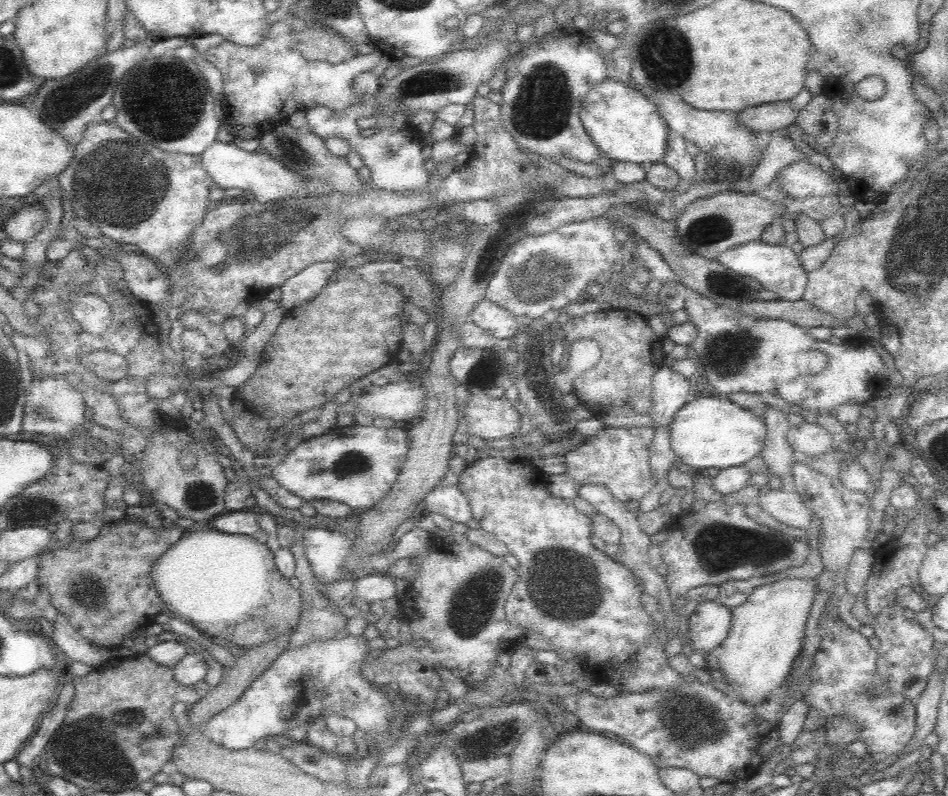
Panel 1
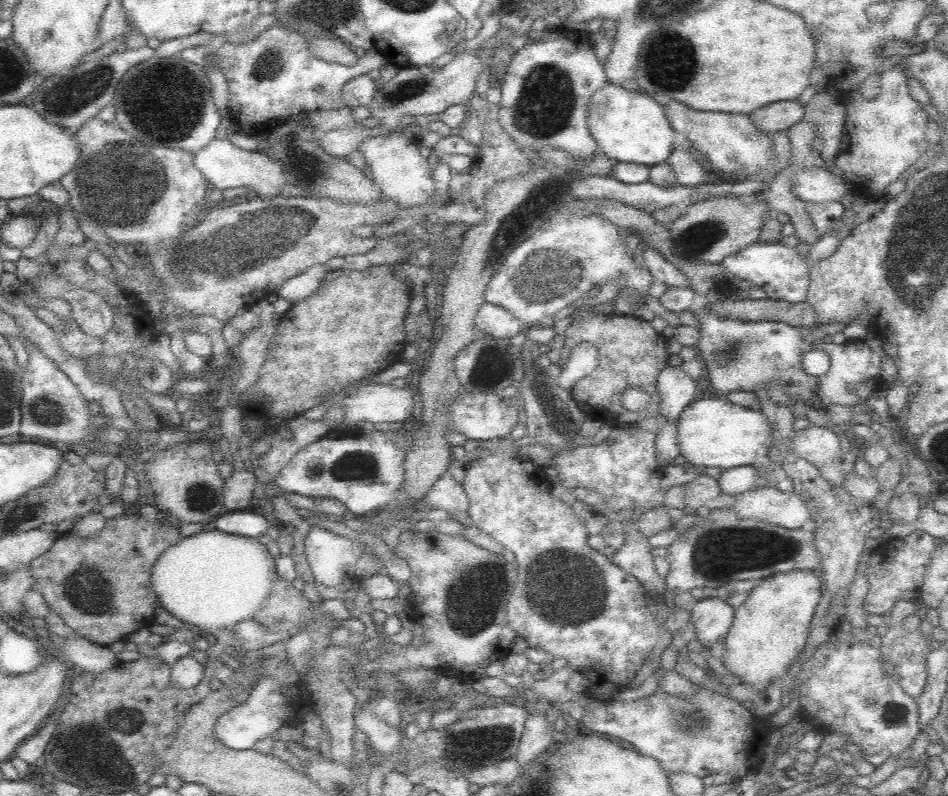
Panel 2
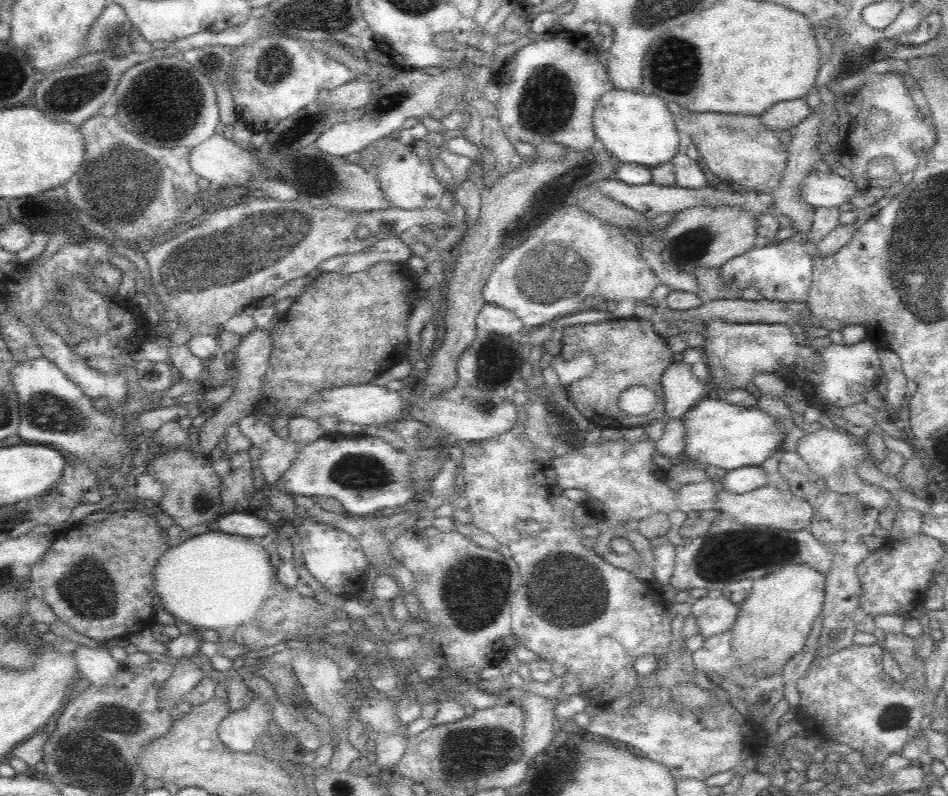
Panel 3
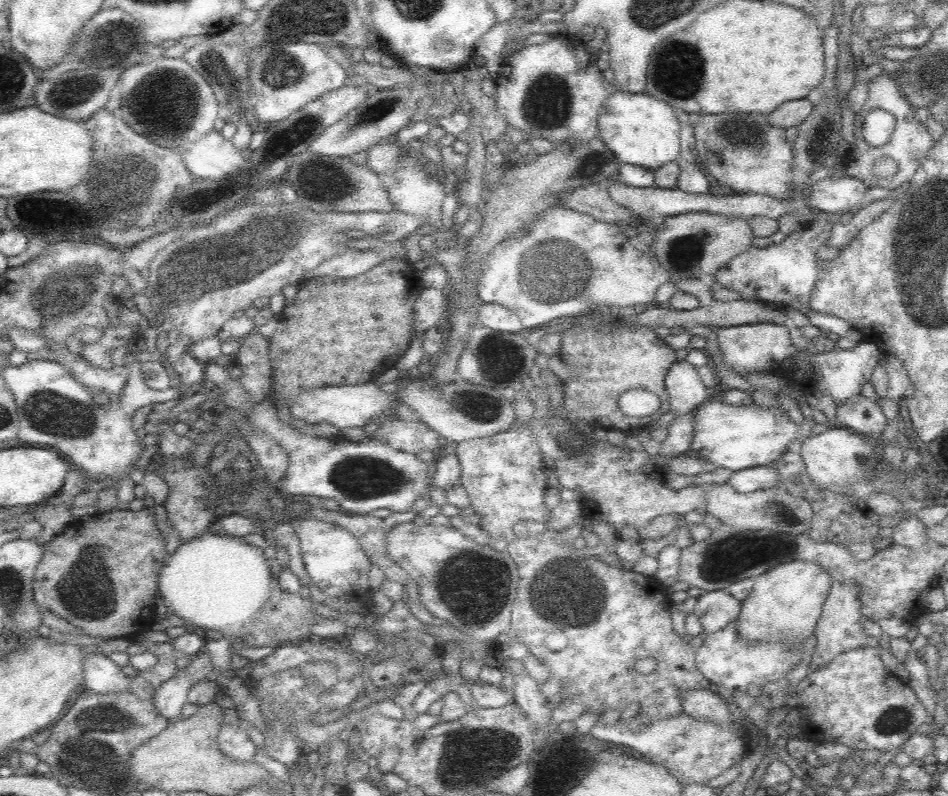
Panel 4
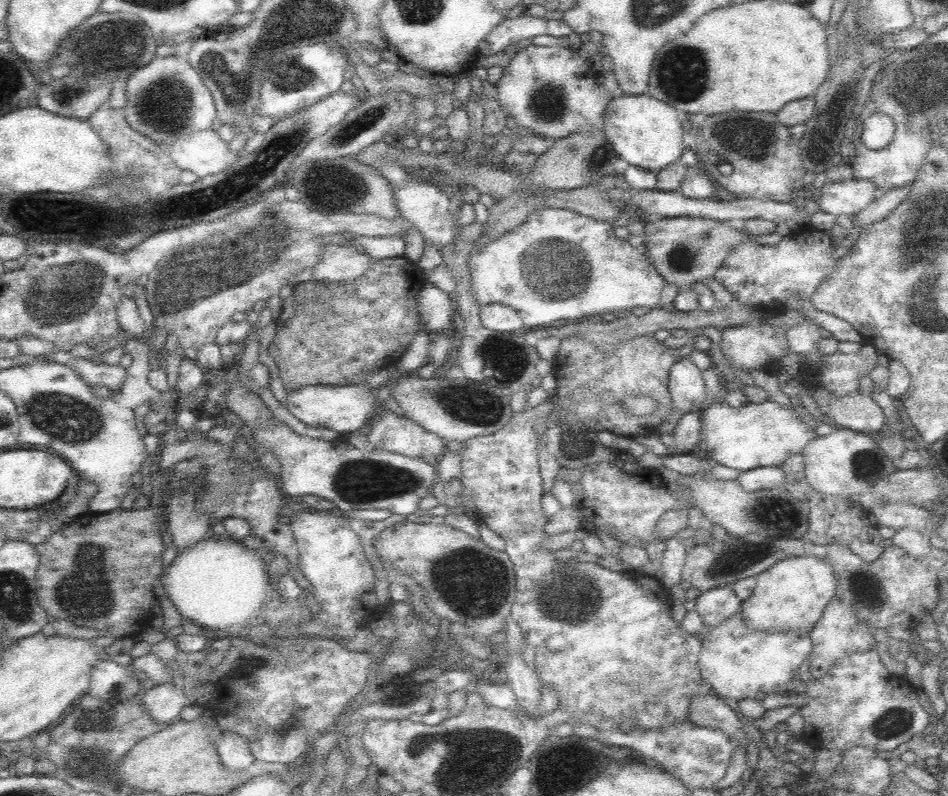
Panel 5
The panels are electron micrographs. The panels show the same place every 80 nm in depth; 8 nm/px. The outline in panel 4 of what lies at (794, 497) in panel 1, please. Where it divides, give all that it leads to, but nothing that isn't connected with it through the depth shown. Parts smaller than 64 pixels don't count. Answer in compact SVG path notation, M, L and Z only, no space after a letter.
M712 483L706 501L705 511L722 521L723 524L738 530L776 530L786 534L804 534L809 530L813 510L804 498L794 498L782 488L764 488L742 494L730 483Z

